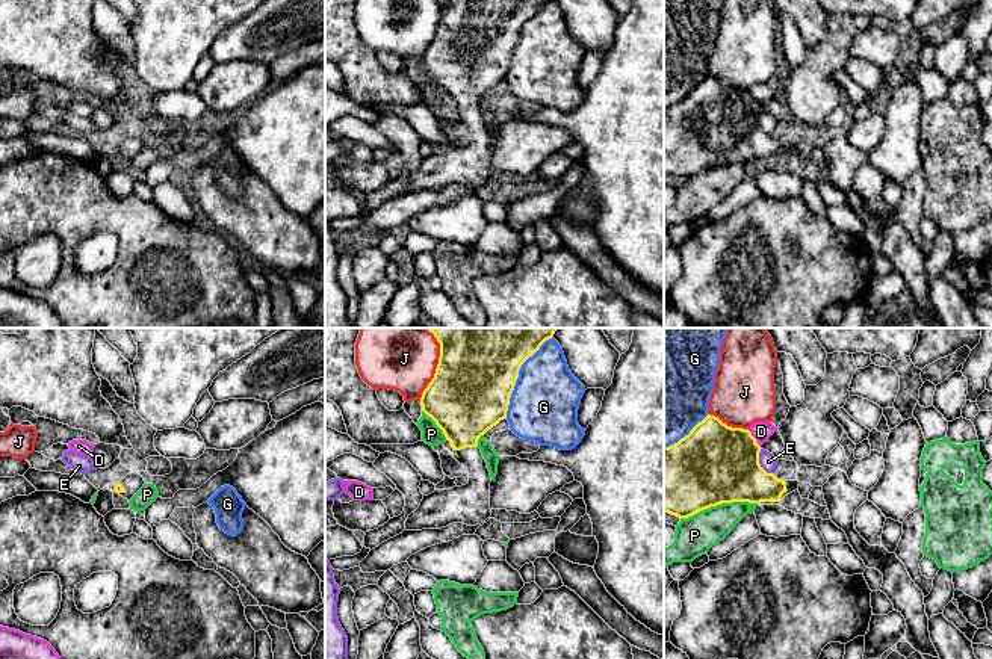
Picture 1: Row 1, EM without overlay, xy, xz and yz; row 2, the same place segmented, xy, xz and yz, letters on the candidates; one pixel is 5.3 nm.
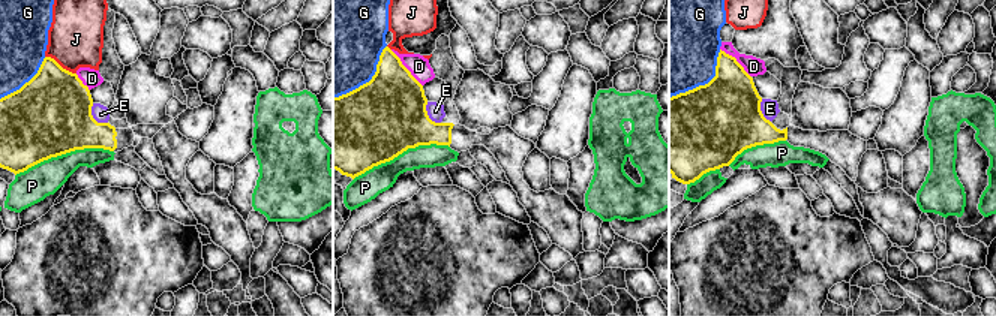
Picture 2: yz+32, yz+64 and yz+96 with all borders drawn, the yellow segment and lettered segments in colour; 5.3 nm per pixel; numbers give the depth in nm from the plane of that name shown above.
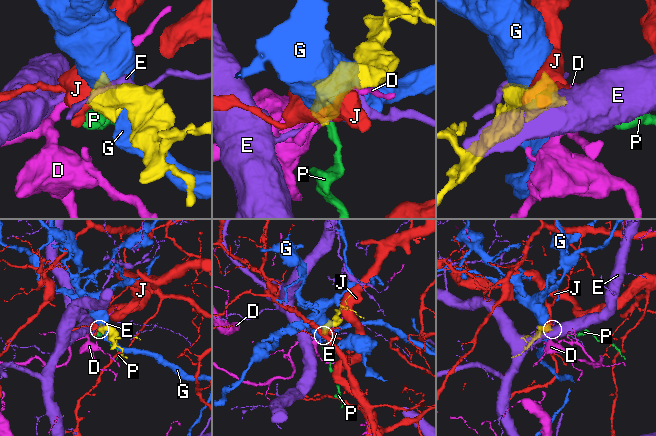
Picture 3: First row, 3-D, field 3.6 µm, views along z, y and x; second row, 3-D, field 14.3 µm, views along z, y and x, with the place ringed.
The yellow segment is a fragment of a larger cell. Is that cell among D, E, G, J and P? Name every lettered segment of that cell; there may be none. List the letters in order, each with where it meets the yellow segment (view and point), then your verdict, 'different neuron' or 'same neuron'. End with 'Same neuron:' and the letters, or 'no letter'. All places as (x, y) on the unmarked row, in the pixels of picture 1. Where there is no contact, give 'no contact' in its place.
D: contact yz (755, 100); different neuron
E: contact yz (758, 124); different neuron
G: contact xz (517, 38); different neuron
J: contact xz (436, 32); different neuron
P: contact yz (719, 165); different neuron
Same neuron: no letter

